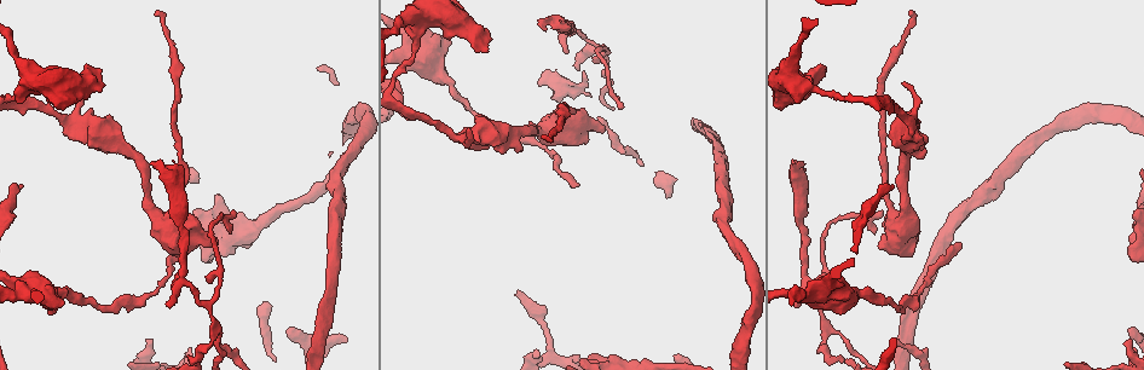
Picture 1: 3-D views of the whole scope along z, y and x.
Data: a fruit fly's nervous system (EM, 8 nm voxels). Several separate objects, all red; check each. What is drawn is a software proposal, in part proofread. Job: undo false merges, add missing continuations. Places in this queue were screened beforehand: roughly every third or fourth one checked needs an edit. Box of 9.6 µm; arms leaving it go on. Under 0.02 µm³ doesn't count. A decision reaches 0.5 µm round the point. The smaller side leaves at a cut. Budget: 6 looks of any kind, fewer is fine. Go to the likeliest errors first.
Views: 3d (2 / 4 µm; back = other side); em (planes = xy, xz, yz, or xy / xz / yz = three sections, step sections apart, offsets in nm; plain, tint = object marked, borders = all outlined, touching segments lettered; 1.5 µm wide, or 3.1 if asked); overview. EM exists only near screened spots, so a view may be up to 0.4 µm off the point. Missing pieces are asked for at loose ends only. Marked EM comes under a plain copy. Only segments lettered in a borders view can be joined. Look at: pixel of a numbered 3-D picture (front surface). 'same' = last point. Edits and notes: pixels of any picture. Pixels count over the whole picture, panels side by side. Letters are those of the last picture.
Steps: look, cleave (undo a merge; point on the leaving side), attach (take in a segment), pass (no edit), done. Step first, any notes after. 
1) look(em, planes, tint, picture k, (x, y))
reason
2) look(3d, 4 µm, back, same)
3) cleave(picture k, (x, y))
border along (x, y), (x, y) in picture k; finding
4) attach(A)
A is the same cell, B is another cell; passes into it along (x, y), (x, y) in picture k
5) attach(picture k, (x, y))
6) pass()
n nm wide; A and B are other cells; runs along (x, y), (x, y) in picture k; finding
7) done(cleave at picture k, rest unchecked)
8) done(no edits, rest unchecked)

look(em, yz, step 4, tint, picture 1, (797, 87))
three arms meet

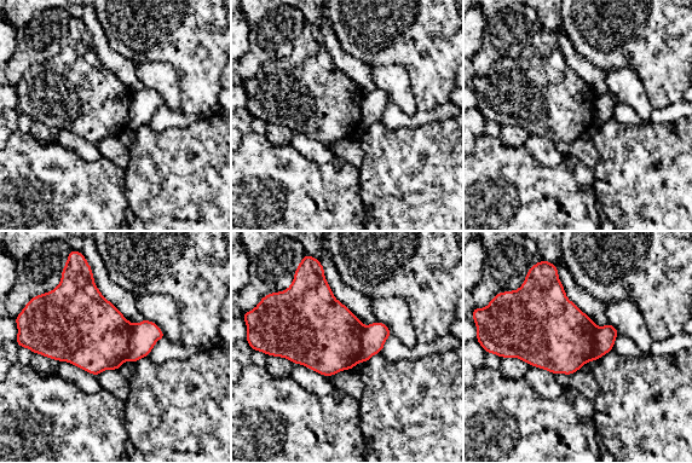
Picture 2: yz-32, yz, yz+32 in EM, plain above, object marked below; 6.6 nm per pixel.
look(em, yz, step 4, borders, same)
what lies round it

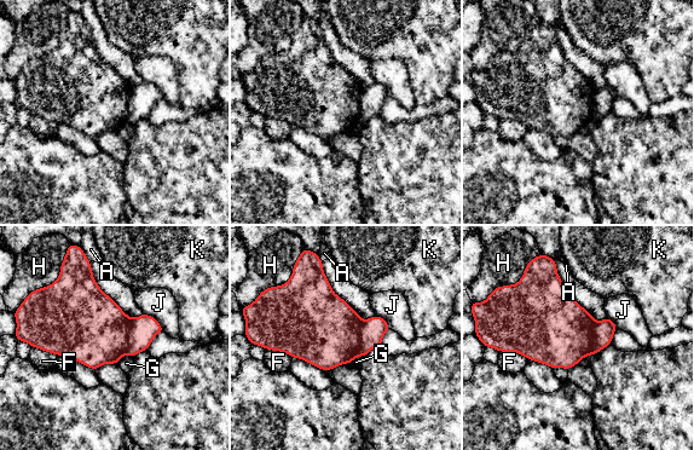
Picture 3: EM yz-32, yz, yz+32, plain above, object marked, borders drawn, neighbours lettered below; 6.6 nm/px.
cleave(picture 3, (91, 328))
A, F, G, H, J and K are other cells; border along (133, 318), (127, 335), (126, 353) in picture 3; two neurons meet here

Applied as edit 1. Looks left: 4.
look(overview)

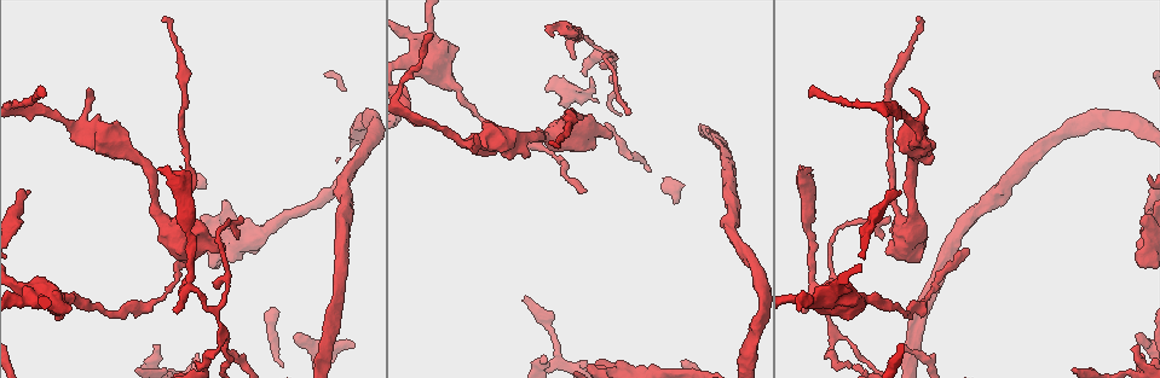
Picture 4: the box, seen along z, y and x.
look(3d, 2 µm, picture 4, (802, 310))
branch stops here

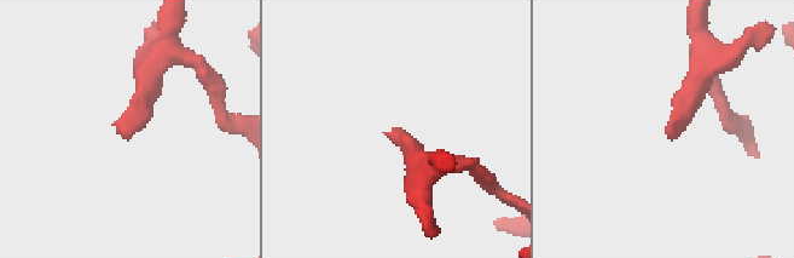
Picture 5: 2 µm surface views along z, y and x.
look(em, xy, step 8, borders, picture 5, (384, 134))
need the tissue

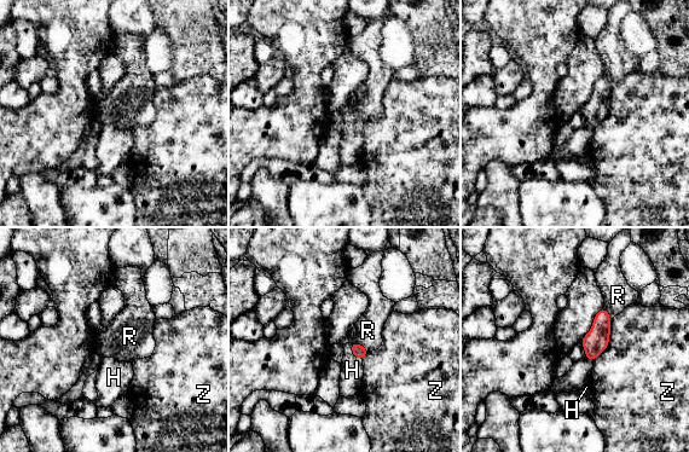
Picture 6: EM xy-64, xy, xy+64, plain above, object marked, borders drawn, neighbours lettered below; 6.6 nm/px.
look(em, planes, borders, same)
cut it another way

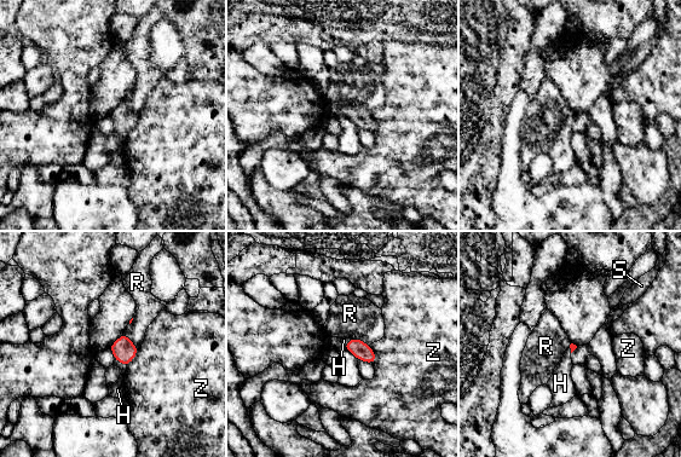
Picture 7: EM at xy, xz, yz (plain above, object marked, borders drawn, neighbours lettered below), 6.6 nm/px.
attach(H)
H is the same cell, R, S and Z are other cells; passes into it along (123, 350), (121, 363), (117, 389) in picture 7; the neuron continues

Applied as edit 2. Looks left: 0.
done(cleave at picture 3, attach at picture 7, rest unchecked)

